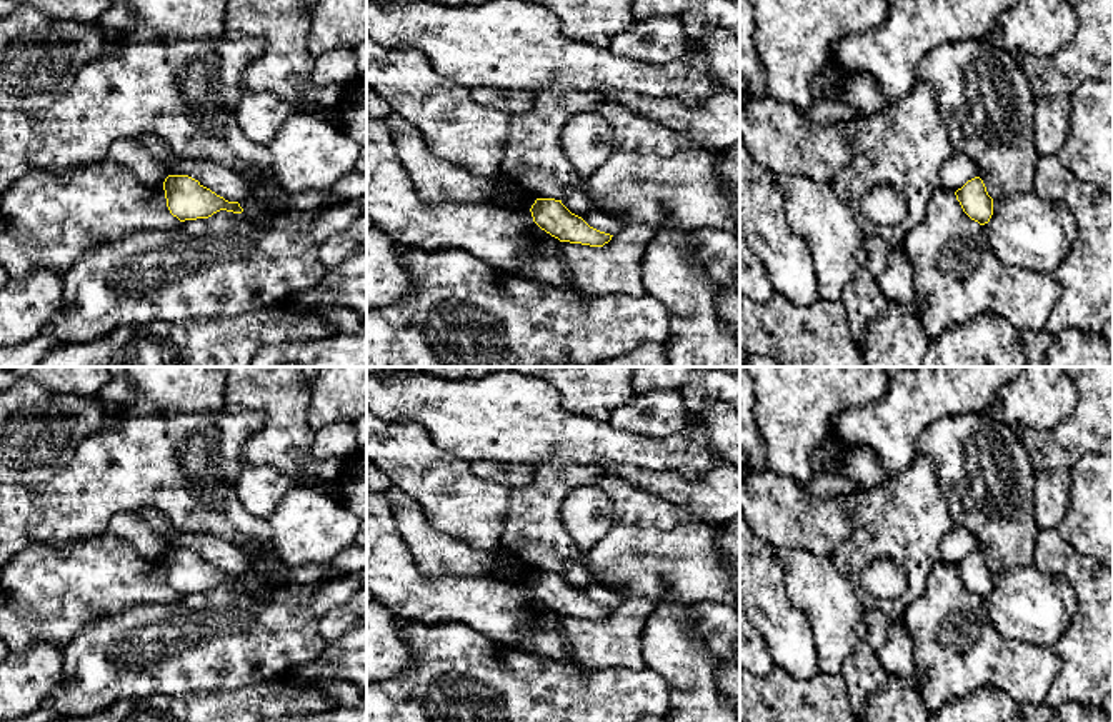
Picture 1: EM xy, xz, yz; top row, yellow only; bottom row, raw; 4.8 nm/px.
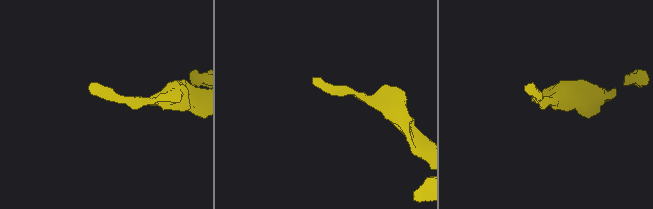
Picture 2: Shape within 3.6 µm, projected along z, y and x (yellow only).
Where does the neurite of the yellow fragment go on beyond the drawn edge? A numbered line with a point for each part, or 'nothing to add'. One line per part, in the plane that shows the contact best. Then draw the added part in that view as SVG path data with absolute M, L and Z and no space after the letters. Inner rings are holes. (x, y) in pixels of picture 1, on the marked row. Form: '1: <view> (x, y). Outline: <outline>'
nothing to add

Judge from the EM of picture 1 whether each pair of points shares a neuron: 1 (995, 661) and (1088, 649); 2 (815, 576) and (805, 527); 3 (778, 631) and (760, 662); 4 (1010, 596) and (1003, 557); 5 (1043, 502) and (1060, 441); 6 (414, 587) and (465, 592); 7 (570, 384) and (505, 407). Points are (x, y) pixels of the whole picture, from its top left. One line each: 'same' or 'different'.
1: different
2: different
3: different
4: different
5: different
6: same
7: different

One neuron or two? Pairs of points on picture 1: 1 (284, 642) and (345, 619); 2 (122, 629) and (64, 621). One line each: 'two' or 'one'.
1: two
2: two

